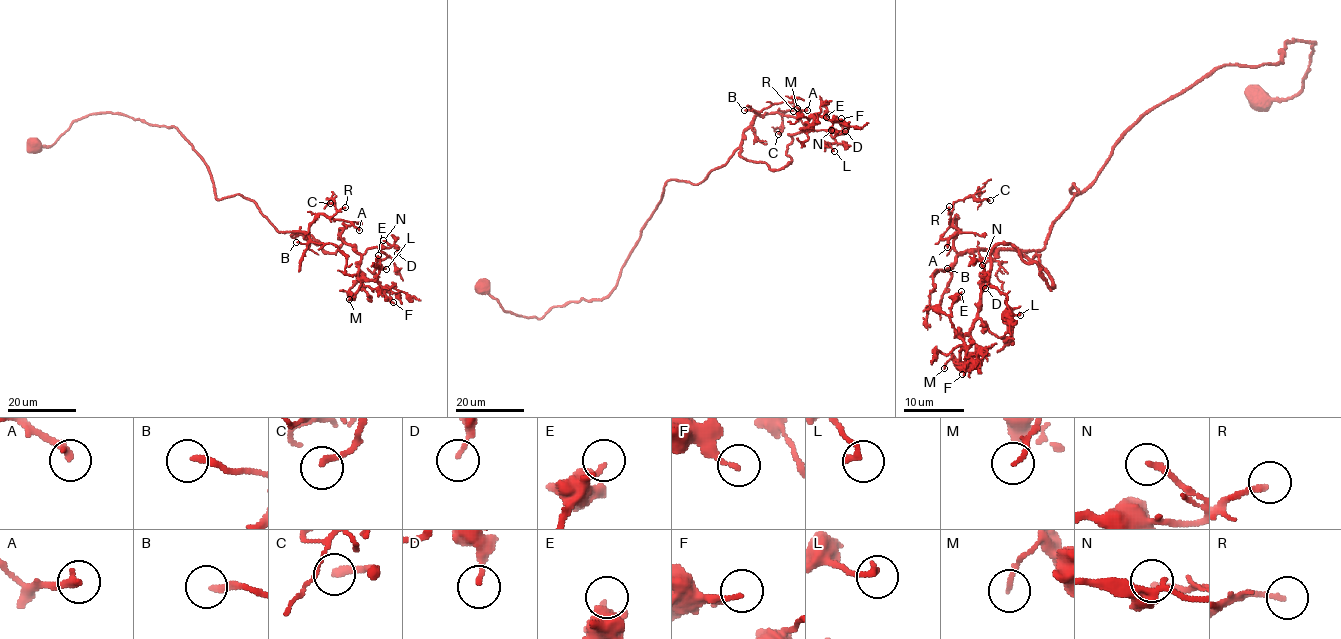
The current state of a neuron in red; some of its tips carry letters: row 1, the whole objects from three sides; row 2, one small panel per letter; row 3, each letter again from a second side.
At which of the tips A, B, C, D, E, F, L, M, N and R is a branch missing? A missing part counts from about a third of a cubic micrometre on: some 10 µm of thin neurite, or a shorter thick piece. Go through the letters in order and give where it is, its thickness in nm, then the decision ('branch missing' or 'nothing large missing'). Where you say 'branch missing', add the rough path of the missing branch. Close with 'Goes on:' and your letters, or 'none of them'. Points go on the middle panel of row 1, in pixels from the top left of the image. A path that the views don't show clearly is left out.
A: (807, 110) | 280 nm | nothing large missing
B: (744, 110) | 240 nm | branch missing
C: (778, 134) | 240 nm | nothing large missing
D: (845, 131) | 150 nm | nothing large missing
E: (826, 117) | 260 nm | nothing large missing
F: (841, 118) | 160 nm | nothing large missing
L: (834, 151) | 220 nm | nothing large missing
M: (797, 108) | 160 nm | nothing large missing
N: (831, 130) | 180 nm | nothing large missing
R: (793, 111) | 180 nm | nothing large missing
Goes on: B

